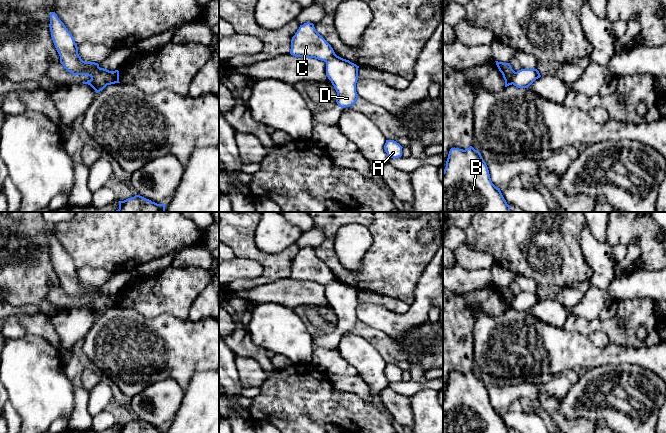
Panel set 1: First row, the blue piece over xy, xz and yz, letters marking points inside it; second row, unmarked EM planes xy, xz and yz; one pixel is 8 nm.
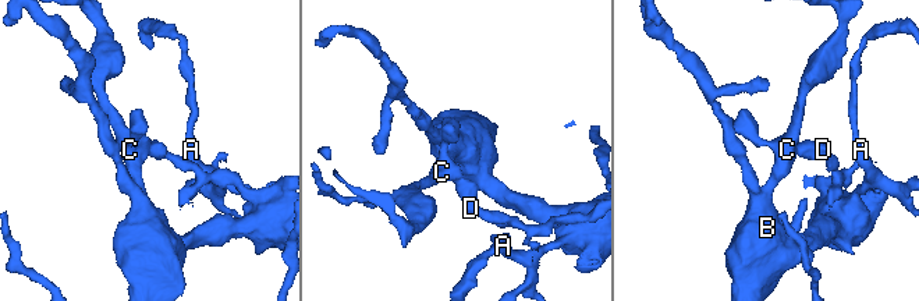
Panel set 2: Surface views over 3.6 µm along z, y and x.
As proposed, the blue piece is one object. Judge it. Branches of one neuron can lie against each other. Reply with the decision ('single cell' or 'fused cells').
fused cells

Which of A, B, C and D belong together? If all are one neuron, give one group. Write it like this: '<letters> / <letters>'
A B C / D

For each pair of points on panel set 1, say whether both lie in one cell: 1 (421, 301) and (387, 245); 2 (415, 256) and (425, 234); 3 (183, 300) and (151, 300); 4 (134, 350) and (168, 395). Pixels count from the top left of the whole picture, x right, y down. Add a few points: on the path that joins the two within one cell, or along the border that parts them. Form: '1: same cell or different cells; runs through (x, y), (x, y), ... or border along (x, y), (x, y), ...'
1: different cells; border along (424, 269), (415, 288), (414, 299), (409, 304)
2: different cells; border along (431, 227), (420, 231), (422, 244)
3: same cell; runs through (175, 300), (159, 300)
4: different cells; border along (181, 387), (174, 380), (165, 378), (137, 393)

